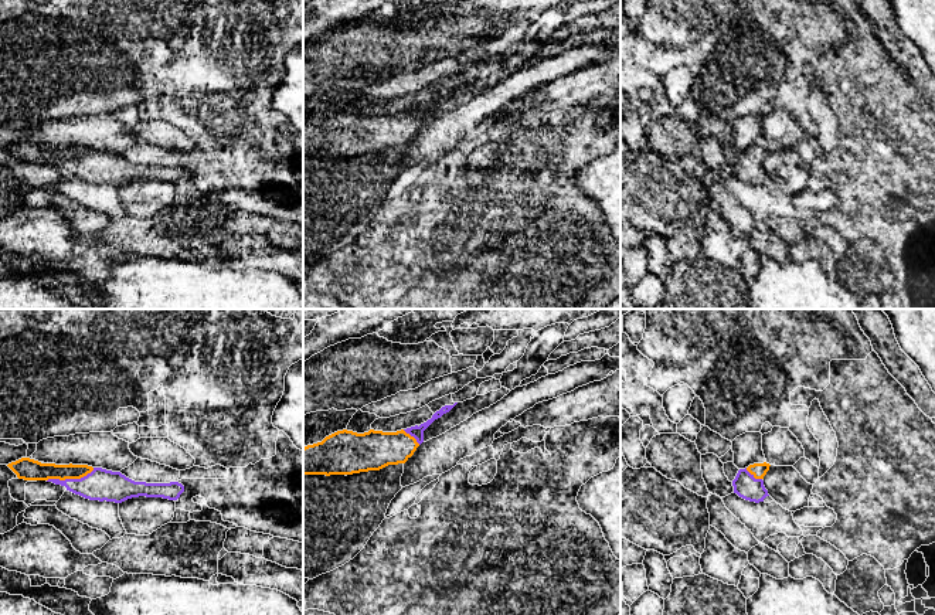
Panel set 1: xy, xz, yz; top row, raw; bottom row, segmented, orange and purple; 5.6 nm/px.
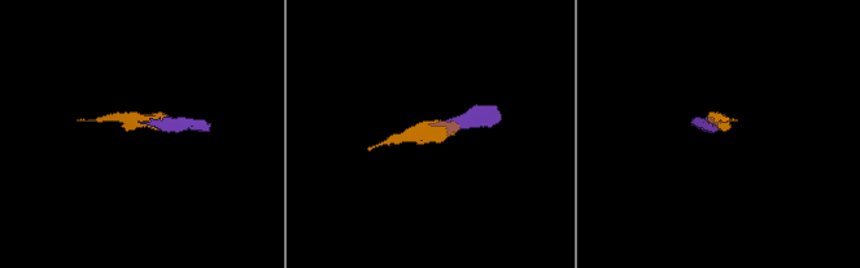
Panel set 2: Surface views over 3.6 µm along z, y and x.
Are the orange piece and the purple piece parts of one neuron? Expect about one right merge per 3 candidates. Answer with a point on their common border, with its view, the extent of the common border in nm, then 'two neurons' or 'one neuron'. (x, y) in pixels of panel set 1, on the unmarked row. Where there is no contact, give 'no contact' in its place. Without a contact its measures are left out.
contact xy (70, 160); length 280 nm; one neuron

